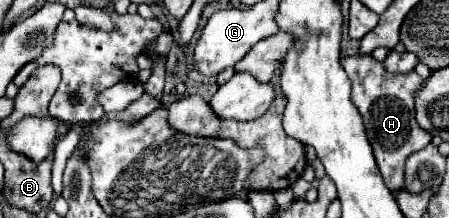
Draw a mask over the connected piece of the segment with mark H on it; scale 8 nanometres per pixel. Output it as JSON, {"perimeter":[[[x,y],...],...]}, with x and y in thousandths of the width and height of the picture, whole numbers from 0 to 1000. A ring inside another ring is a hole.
{"perimeter":[[[822,248],[773,257],[773,266],[764,266],[759,294],[764,294],[773,349],[782,358],[782,385],[786,385],[782,459],[808,541],[813,606],[831,670],[831,716],[840,734],[849,807],[871,881],[880,862],[898,862],[898,771],[902,771],[906,716],[947,679],[964,633],[924,550],[920,422],[933,404],[933,385],[942,367],[924,330],[906,330],[906,339],[862,330],[853,312],[853,294],[840,284]]]}

